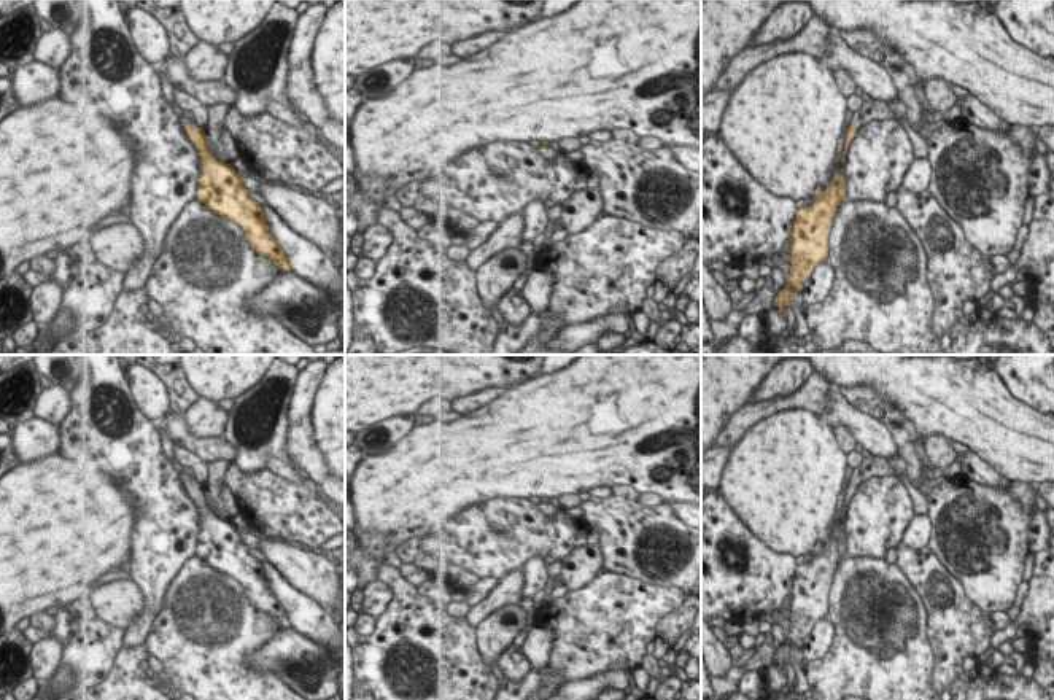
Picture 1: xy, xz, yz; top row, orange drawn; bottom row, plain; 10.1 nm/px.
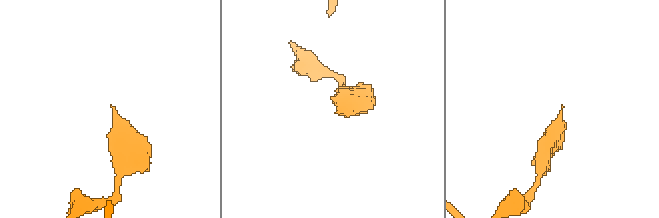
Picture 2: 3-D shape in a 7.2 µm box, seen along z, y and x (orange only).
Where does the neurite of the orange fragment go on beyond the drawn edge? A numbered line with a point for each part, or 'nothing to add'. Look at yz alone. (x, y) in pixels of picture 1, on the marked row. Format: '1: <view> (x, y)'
1: yz (870, 110)

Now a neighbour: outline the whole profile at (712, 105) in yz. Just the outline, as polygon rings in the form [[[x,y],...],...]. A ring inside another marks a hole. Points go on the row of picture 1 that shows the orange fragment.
[[[715,89],[701,99],[701,127],[719,134],[733,89]]]

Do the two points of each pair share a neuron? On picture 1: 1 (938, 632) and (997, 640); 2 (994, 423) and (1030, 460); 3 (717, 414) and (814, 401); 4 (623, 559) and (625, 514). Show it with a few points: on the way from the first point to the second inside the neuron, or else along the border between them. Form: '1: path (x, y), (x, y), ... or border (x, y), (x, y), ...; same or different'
1: border (994, 633), (989, 645); different
2: path (1003, 433), (1021, 451); same
3: border (747, 401), (732, 416), (717, 441); different
4: path (625, 548), (625, 525); same

